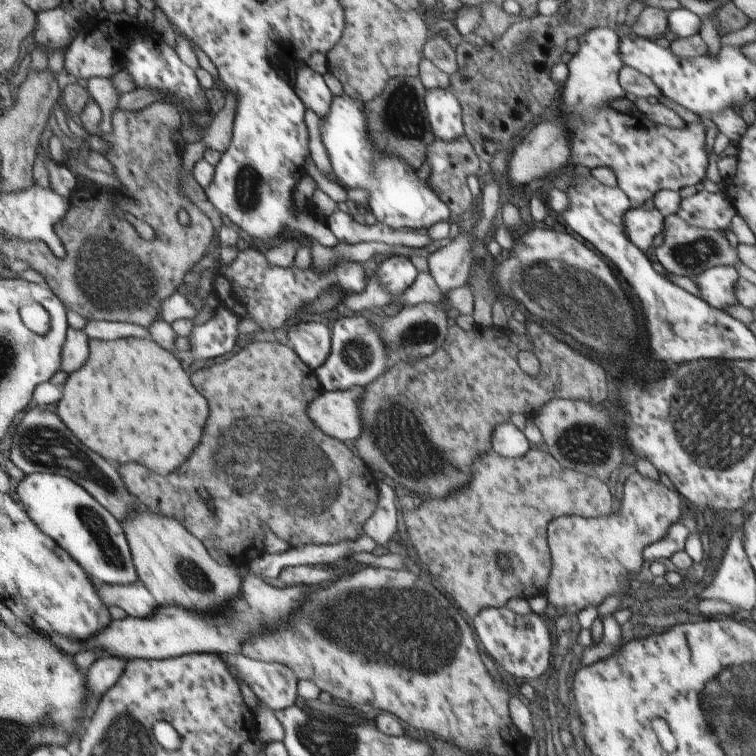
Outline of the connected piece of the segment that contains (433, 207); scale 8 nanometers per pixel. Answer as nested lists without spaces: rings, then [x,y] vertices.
[[[334,96],[332,106],[328,116],[321,121],[322,144],[326,146],[326,152],[330,156],[332,170],[336,174],[337,182],[344,188],[360,188],[366,190],[370,194],[370,202],[368,208],[378,220],[378,223],[386,224],[390,228],[408,229],[408,224],[412,226],[412,230],[418,228],[430,228],[434,222],[448,222],[450,212],[448,206],[438,198],[438,194],[426,184],[426,181],[420,180],[416,170],[402,158],[398,156],[390,156],[390,154],[382,154],[376,150],[374,142],[368,138],[368,128],[366,128],[366,118],[364,118],[364,103],[358,98],[352,96]]]

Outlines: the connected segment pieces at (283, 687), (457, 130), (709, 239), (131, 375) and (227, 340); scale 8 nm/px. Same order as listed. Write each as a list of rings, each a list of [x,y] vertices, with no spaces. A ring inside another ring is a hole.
[[[218,654],[234,680],[248,684],[256,698],[272,710],[292,706],[297,696],[298,676],[284,664],[267,663],[240,654]]]
[[[432,88],[425,94],[425,107],[429,125],[435,138],[444,141],[460,140],[462,130],[461,101],[448,89]]]
[[[673,214],[665,217],[664,228],[662,228],[661,233],[664,236],[664,242],[662,246],[656,248],[656,258],[668,274],[685,276],[691,279],[714,267],[736,266],[738,264],[738,251],[730,244],[722,231],[690,226],[680,216]]]
[[[132,336],[114,341],[93,339],[91,354],[90,362],[80,372],[69,375],[64,384],[66,390],[63,389],[63,399],[57,406],[60,416],[84,444],[117,465],[140,462],[142,466],[162,476],[176,471],[184,460],[196,451],[198,443],[203,438],[204,422],[209,418],[208,402],[192,386],[190,376],[184,372],[182,364],[150,336],[148,338]],[[98,428],[106,428],[104,436],[98,436]]]
[[[224,304],[215,309],[214,316],[201,326],[193,326],[188,336],[190,354],[195,360],[210,360],[228,354],[238,346],[240,316]]]

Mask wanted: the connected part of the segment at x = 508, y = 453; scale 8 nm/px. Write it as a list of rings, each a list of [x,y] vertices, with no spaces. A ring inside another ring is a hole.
[[[511,421],[498,424],[493,434],[493,447],[500,456],[518,458],[524,456],[530,448],[530,441],[524,432],[518,429]]]

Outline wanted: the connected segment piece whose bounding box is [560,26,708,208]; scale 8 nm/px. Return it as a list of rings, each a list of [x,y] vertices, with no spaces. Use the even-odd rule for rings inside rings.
[[[602,26],[592,28],[586,36],[581,38],[578,52],[573,55],[568,65],[568,80],[564,86],[566,96],[562,96],[560,112],[566,116],[568,130],[574,128],[572,140],[572,162],[584,164],[586,168],[606,166],[618,172],[618,187],[622,188],[632,208],[641,207],[646,200],[652,200],[658,191],[679,191],[684,186],[696,186],[706,176],[708,156],[704,150],[704,124],[702,122],[686,122],[686,128],[670,128],[656,124],[652,120],[637,118],[640,111],[634,107],[630,112],[616,112],[610,108],[610,102],[625,97],[625,89],[620,83],[621,68],[624,62],[620,58],[621,38],[613,27]]]

